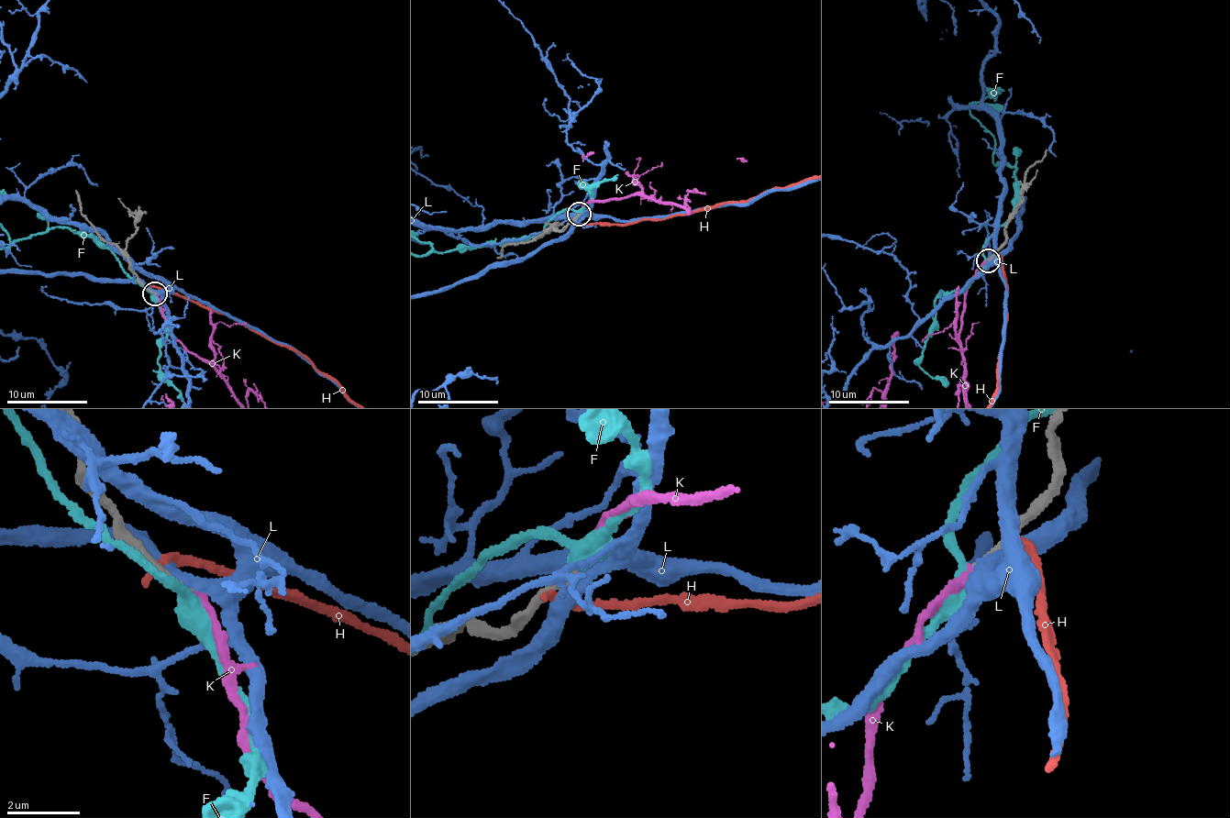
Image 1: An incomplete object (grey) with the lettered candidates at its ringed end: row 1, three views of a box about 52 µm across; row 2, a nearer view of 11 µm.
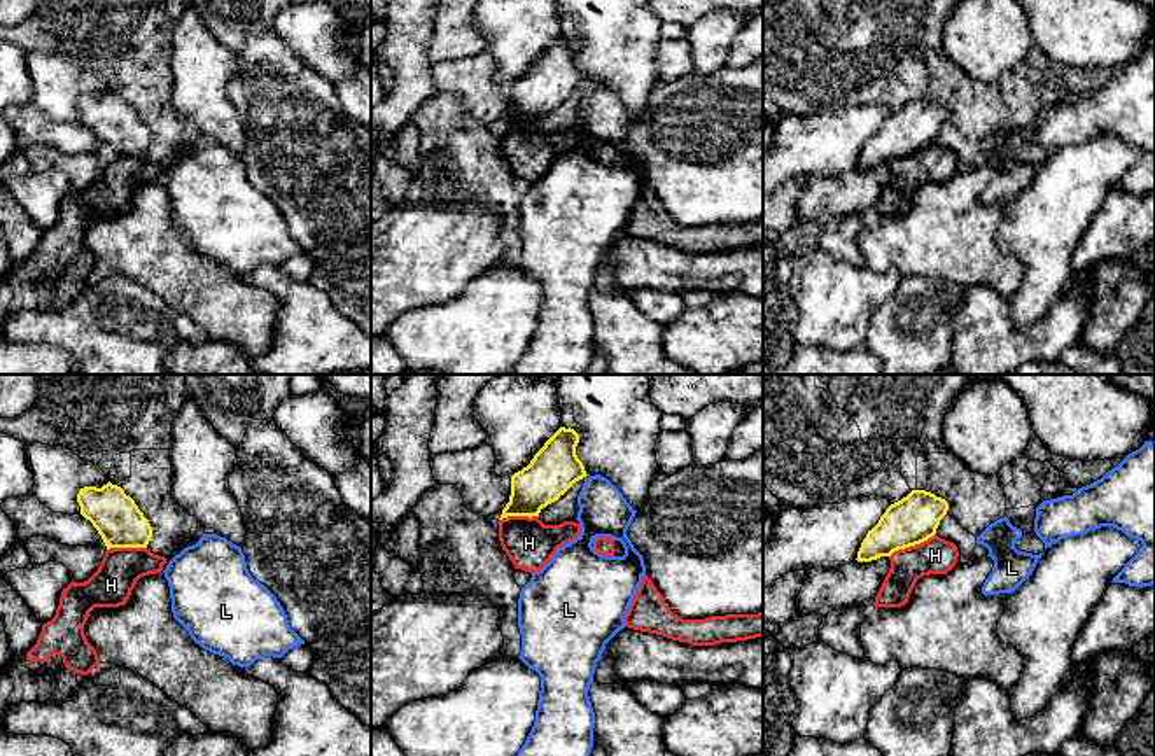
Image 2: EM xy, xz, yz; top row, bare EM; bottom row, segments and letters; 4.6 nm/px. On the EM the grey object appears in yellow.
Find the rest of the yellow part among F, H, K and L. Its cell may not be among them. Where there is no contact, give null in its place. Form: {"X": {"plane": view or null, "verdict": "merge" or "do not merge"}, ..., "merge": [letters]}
{"F": {"plane": null, "verdict": "do not merge"}, "H": {"plane": "yz", "verdict": "do not merge"}, "K": {"plane": null, "verdict": "merge"}, "L": {"plane": null, "verdict": "do not merge"}, "merge": ["K"]}

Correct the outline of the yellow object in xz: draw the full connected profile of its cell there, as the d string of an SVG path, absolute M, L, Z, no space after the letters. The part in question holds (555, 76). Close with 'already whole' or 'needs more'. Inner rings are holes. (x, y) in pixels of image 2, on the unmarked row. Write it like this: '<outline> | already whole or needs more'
M560 35L530 72L511 84L509 110L499 128L508 124L539 124L541 117L558 108L576 89L586 84L576 63L579 42Z | already whole

